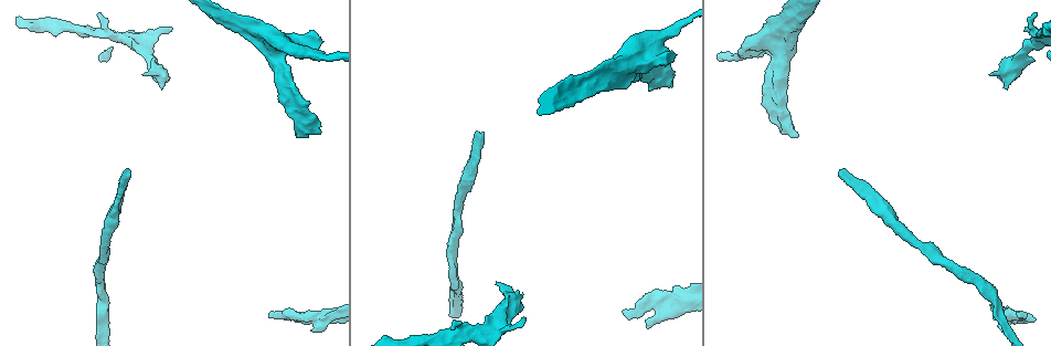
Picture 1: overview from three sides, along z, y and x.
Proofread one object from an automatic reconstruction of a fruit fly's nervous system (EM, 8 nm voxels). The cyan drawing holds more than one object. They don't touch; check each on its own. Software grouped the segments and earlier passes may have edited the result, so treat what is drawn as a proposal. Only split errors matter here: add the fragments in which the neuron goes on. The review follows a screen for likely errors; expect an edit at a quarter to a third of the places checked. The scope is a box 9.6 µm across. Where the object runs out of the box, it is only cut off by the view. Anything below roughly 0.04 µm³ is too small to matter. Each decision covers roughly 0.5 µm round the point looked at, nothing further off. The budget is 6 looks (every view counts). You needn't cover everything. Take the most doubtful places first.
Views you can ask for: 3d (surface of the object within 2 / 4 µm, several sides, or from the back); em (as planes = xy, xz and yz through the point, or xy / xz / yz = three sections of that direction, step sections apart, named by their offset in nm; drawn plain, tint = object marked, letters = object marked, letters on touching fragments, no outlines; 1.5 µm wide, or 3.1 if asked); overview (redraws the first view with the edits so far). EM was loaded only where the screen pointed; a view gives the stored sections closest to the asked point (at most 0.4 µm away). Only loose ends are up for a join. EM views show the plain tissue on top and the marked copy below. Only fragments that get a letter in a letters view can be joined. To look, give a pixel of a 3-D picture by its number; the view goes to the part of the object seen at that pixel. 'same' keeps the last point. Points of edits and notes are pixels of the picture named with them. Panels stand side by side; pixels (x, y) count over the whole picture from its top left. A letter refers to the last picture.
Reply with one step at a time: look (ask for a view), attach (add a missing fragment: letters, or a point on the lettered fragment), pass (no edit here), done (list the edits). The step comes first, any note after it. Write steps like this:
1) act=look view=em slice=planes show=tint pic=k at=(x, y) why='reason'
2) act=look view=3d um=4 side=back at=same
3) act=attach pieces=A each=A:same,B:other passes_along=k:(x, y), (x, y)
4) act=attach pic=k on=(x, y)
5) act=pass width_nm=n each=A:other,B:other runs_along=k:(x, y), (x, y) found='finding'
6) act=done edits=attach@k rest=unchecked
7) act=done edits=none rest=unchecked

act=look view=3d um=2 pic=1 at=(839, 171)

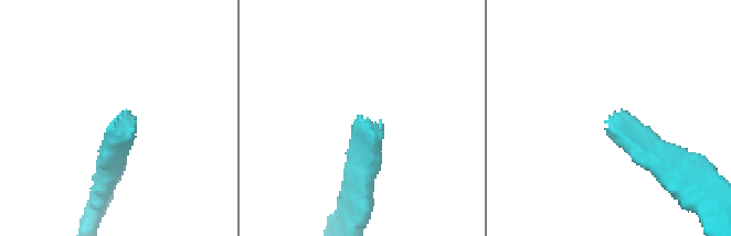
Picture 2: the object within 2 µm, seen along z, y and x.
act=look view=em slice=planes show=letters pic=2 at=(123, 111) why='shape alone is not enough'

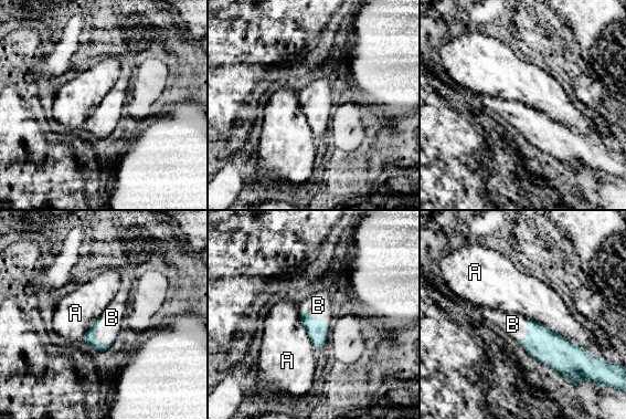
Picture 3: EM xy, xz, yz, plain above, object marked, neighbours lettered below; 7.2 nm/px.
act=attach pieces=B each=A:other,B:same passes_along=3:(552, 349), (528, 331), (512, 324) found='the neuron continues'

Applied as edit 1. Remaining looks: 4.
act=look view=overview

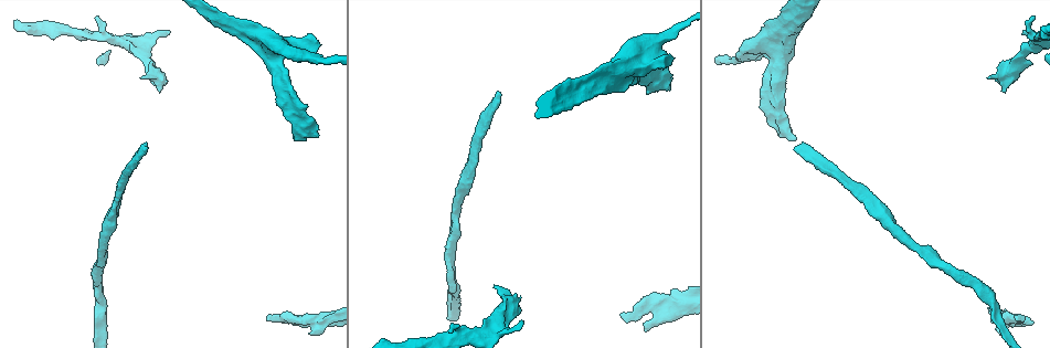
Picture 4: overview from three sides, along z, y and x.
act=look view=em slice=xz step=8 show=tint pic=4 at=(673, 79) why='branch stops here'

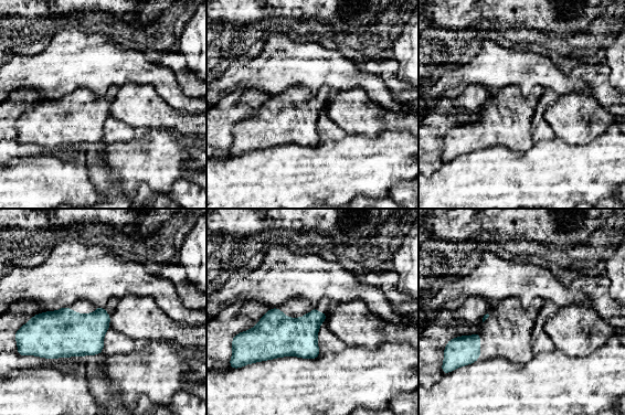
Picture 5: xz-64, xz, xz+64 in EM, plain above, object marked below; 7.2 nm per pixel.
act=look view=em slice=planes show=letters at=same

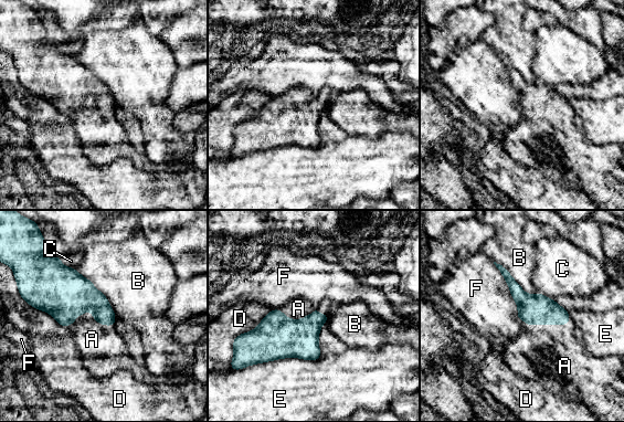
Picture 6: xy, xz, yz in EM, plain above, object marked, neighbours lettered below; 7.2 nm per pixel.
act=attach pieces=A width_nm=150 each=A:same,B:other,C:other,D:other,E:other,F:other found='it goes on there'

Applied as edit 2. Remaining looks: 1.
act=done edits=attach@3,attach@6 rest=unchecked

